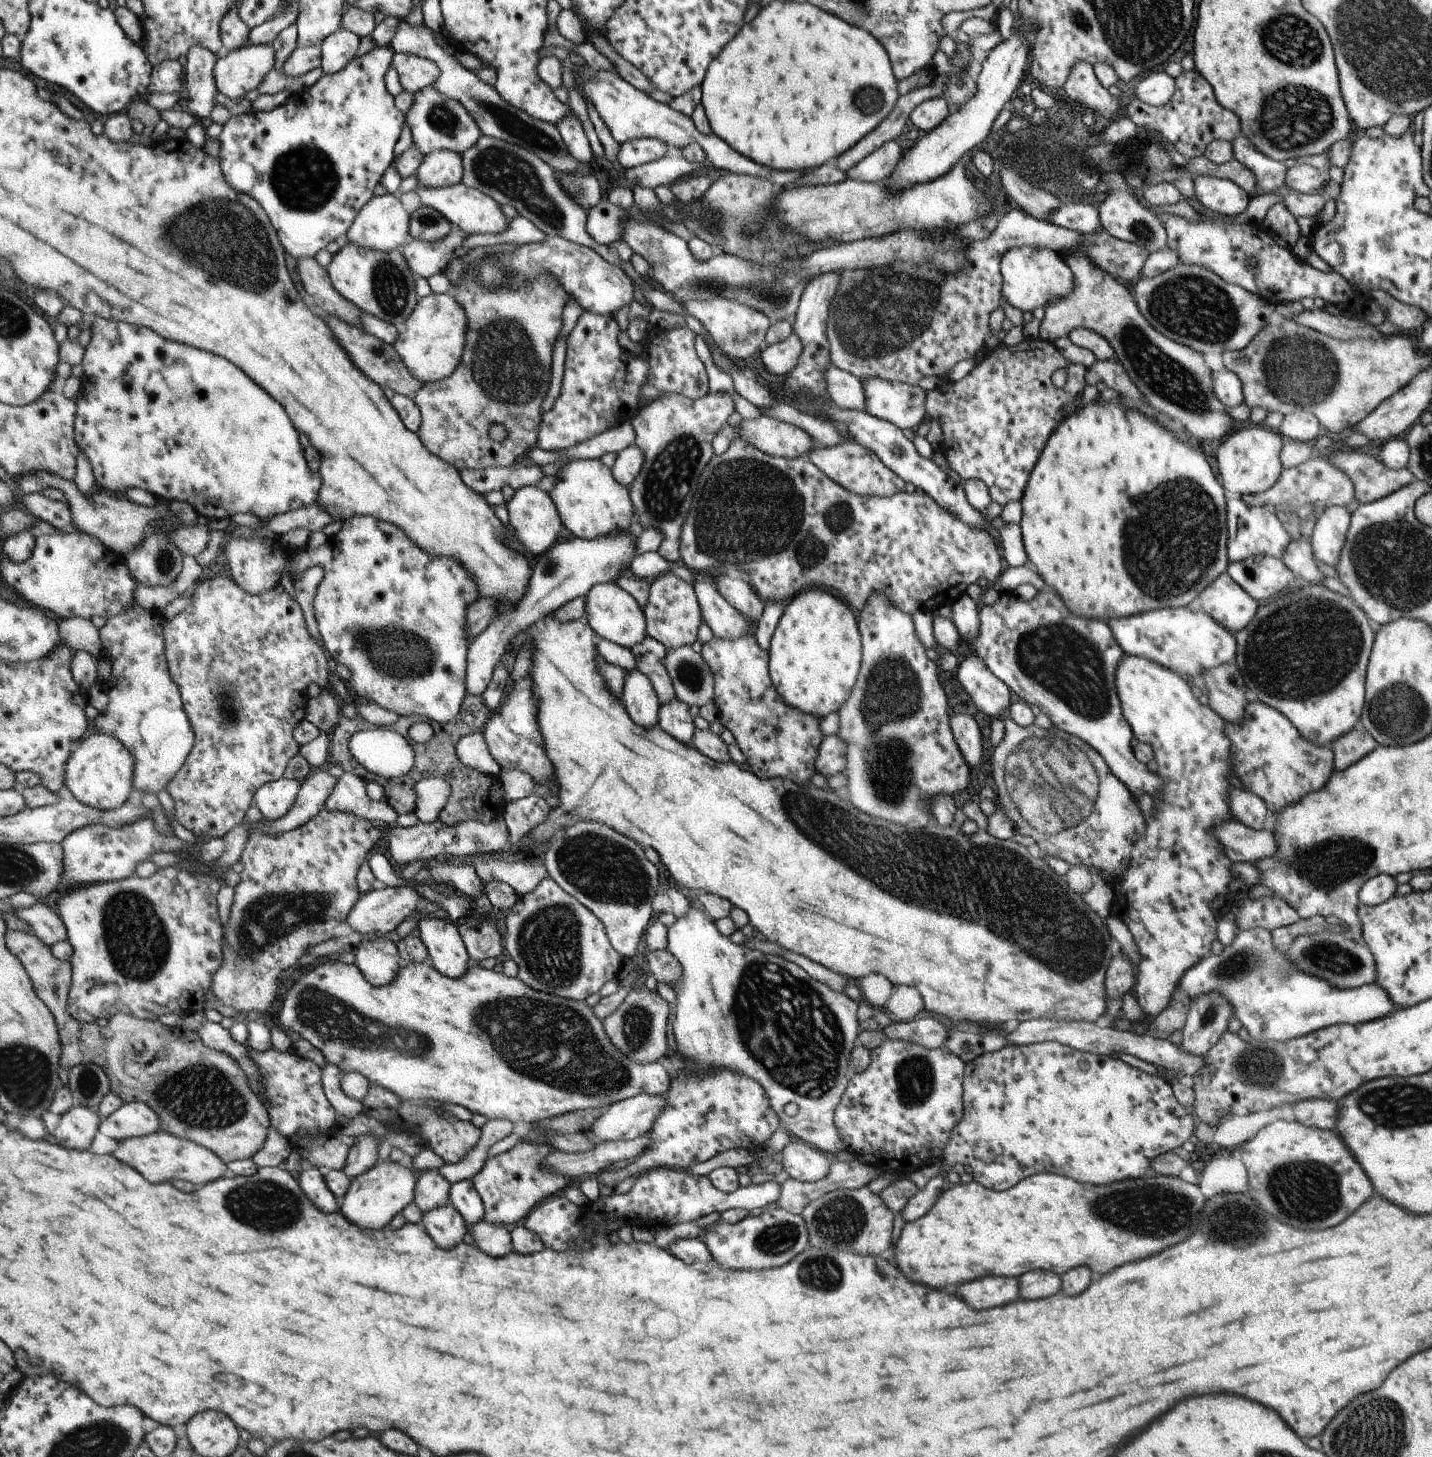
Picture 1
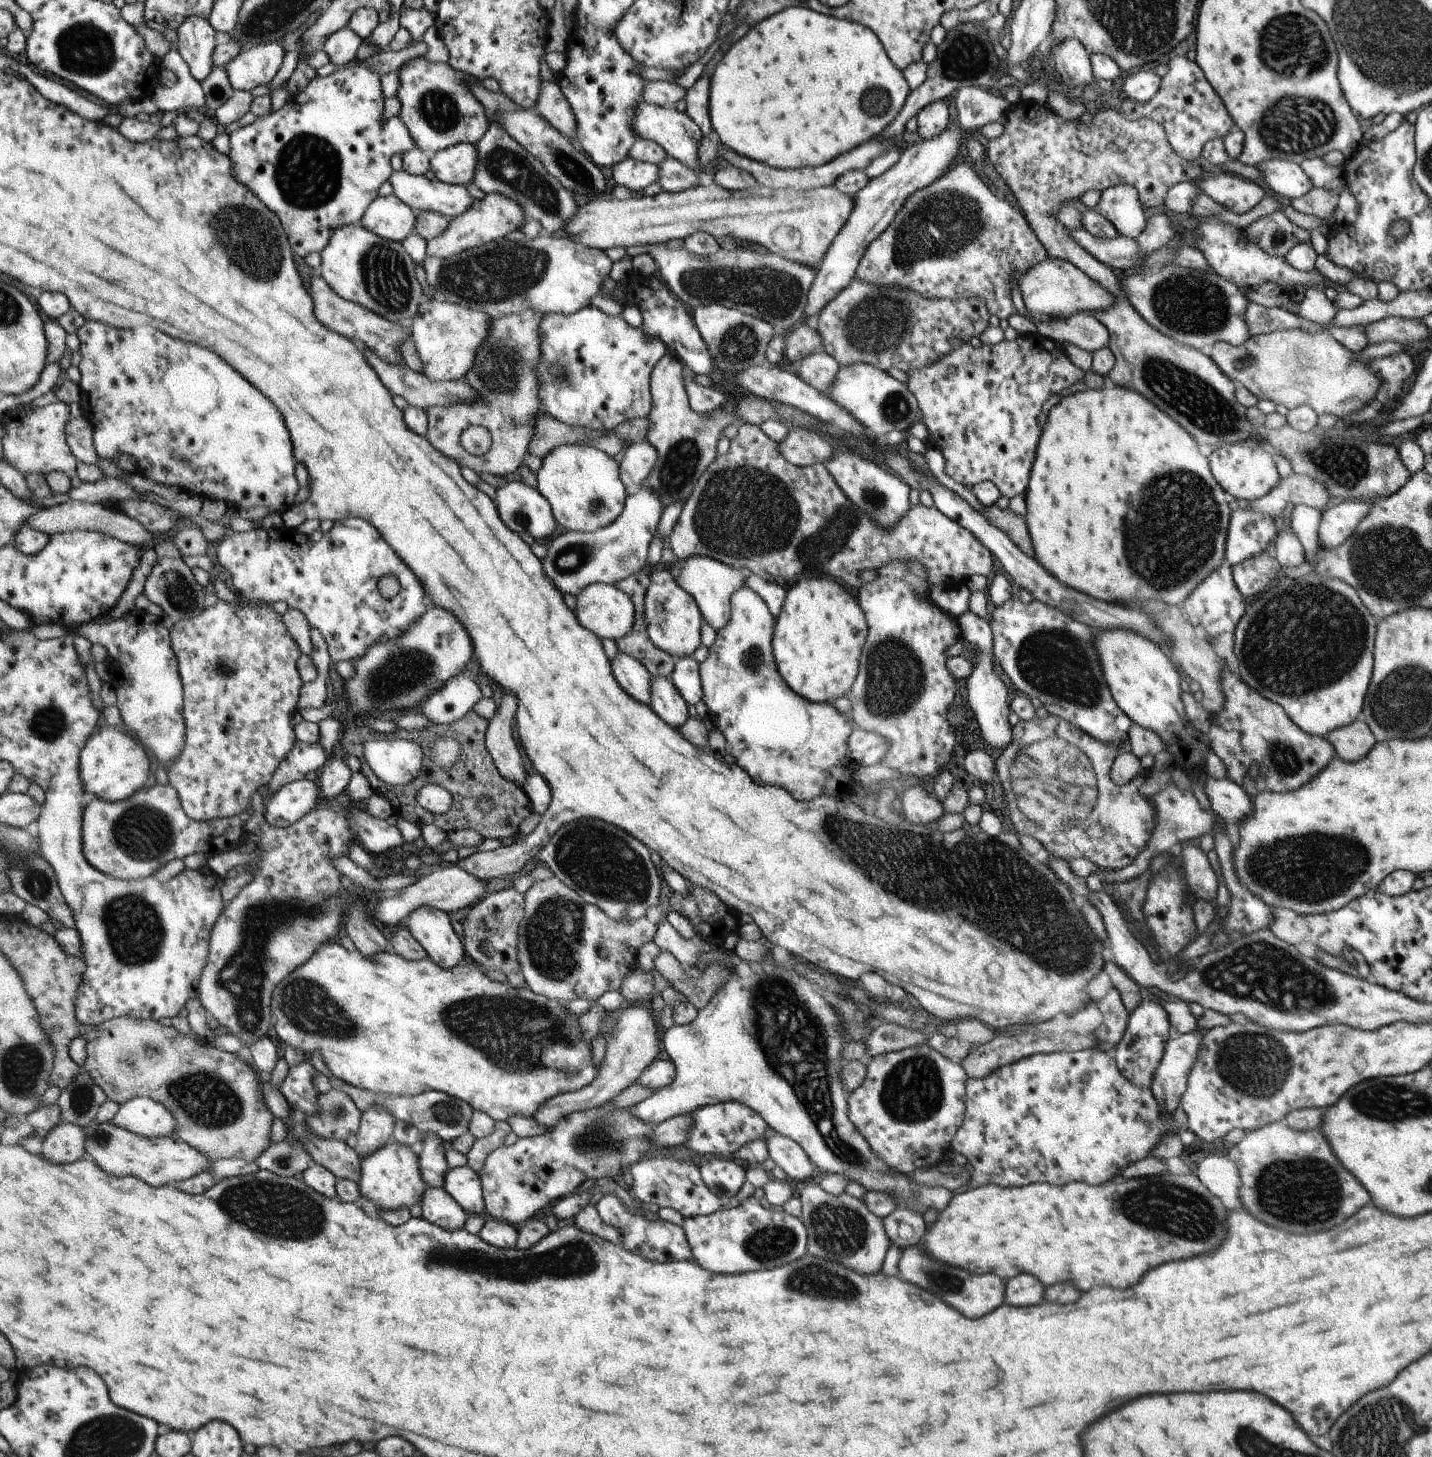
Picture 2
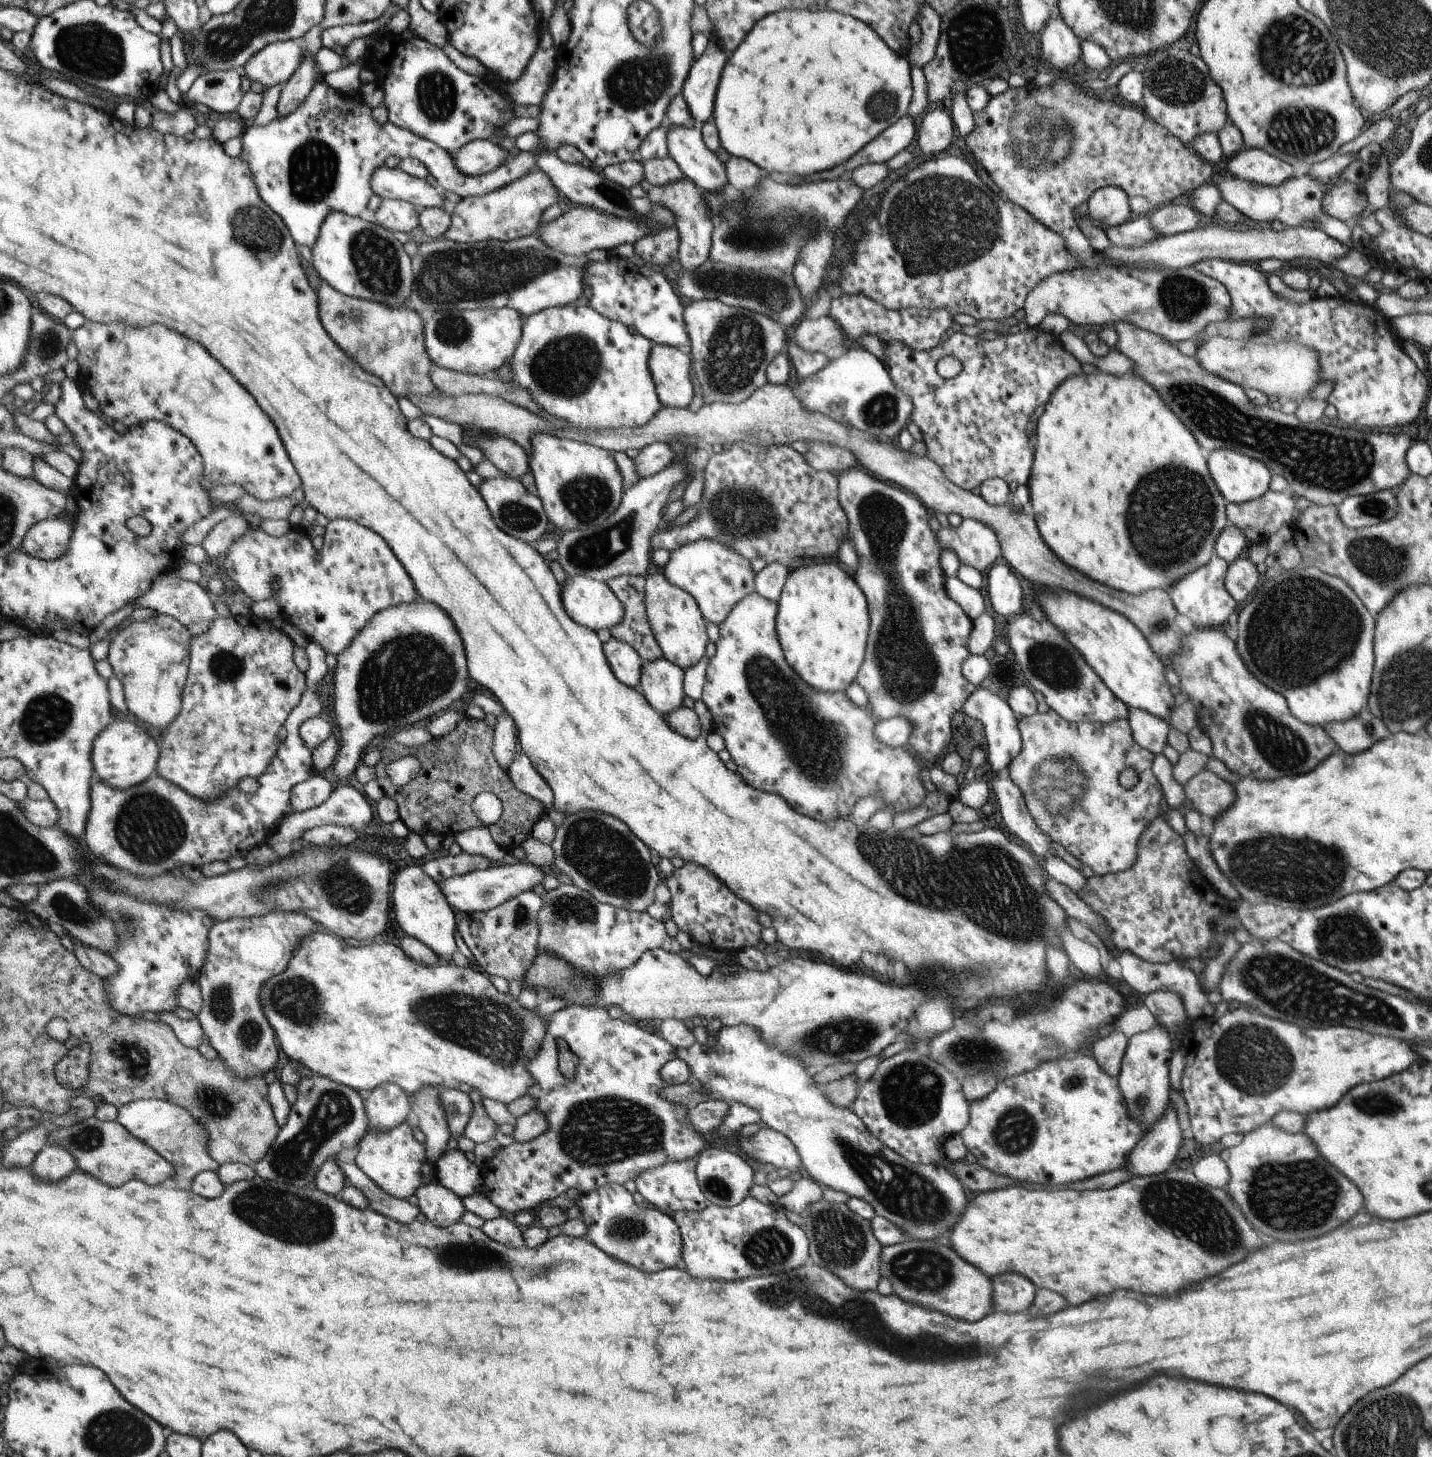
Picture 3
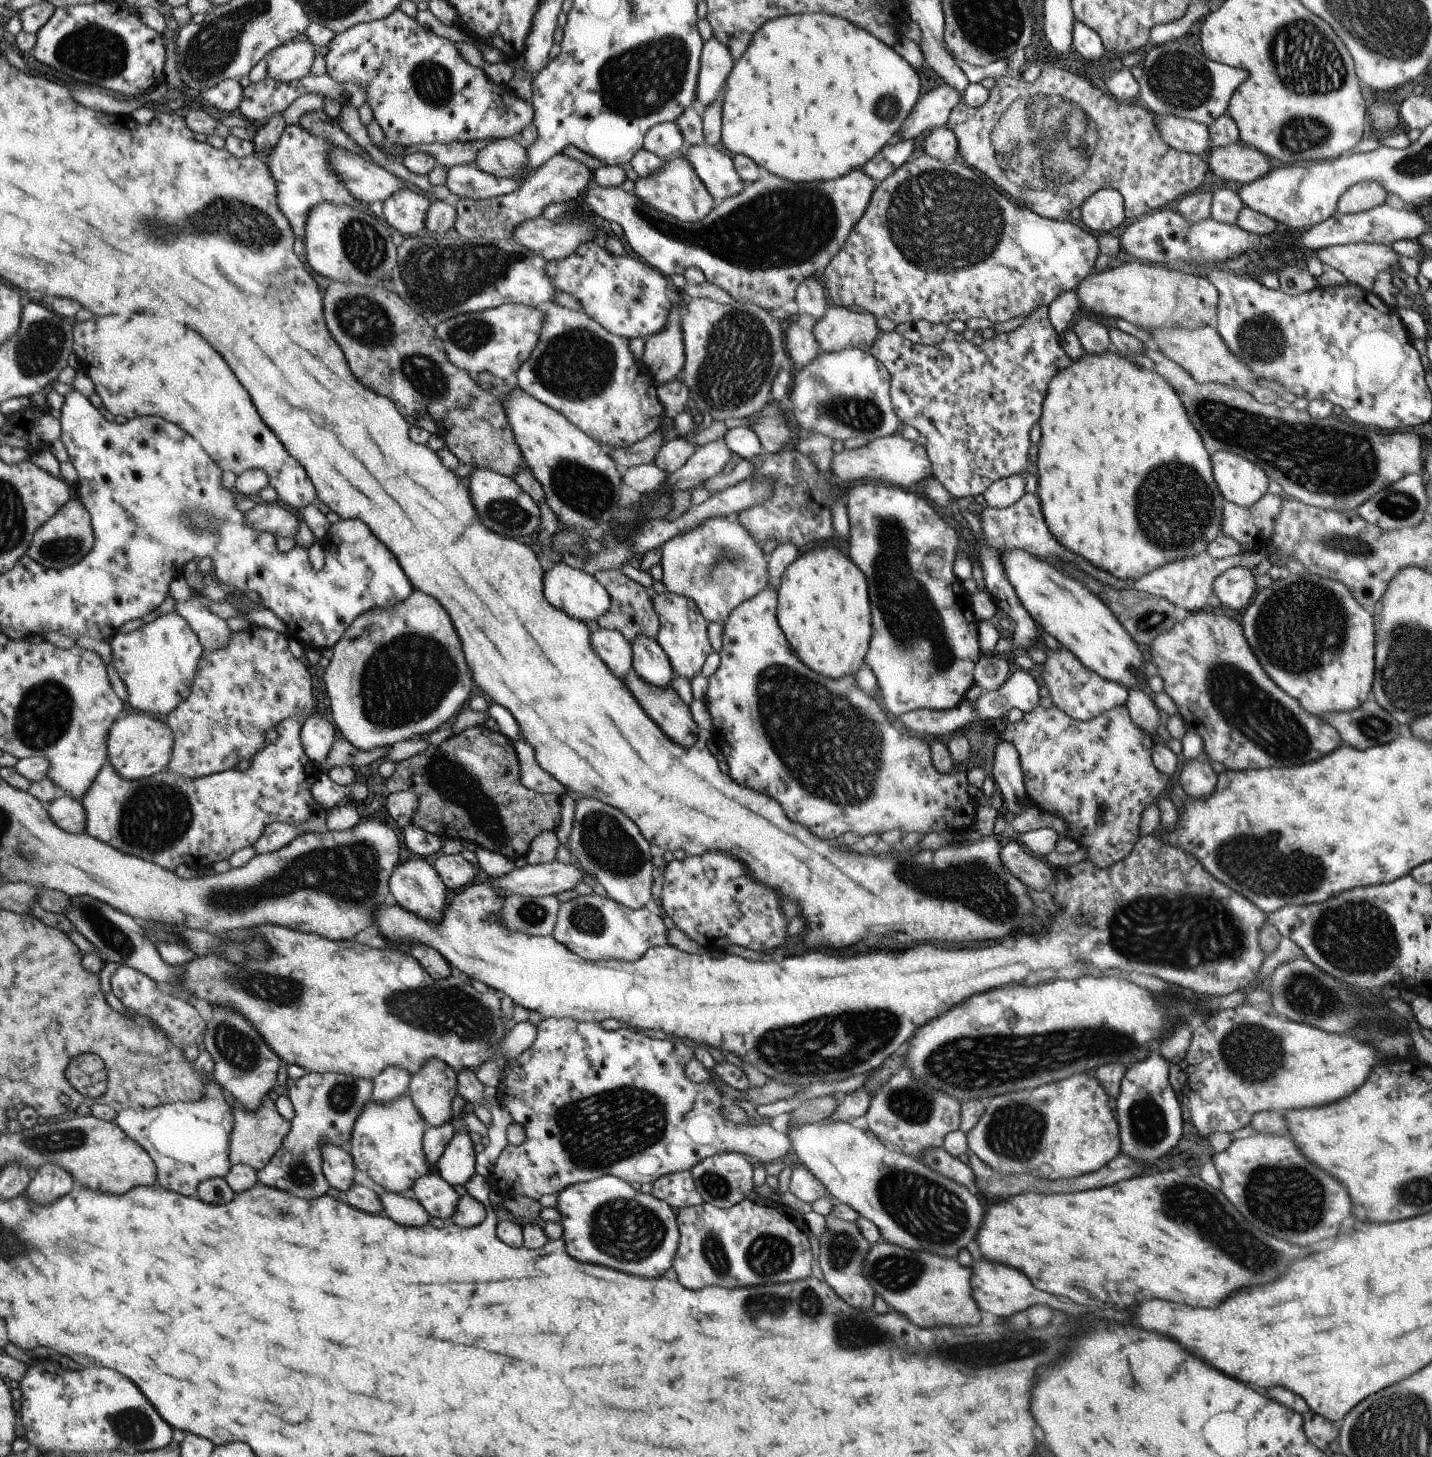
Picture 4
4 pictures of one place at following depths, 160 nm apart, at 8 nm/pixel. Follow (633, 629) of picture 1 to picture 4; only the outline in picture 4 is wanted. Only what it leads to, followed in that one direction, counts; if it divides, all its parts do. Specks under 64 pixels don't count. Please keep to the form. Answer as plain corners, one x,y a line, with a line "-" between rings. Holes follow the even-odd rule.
564,561
549,566
545,574
546,598
554,608
562,608
568,616
581,620
583,623
598,620
611,607
611,596
597,577
578,568
573,568

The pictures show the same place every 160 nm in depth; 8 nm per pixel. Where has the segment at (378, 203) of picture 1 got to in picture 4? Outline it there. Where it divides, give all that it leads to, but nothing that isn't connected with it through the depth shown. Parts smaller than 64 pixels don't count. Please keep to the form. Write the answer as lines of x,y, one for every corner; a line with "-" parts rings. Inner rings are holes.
406,189
383,202
382,218
403,235
416,234
424,229
424,218
430,207
426,196

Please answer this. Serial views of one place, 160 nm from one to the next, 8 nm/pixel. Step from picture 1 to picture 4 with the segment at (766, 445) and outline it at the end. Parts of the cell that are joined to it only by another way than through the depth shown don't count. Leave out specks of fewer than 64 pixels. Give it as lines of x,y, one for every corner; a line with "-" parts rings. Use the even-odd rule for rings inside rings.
896,432
893,435
882,437
870,441
857,449
840,449
834,451
831,460
831,472
838,476
838,480
842,482
858,482
858,480
870,480
870,482
891,484
892,487
910,488
918,482
926,481
933,476
933,463
929,459
928,449
925,445
918,444
916,441
908,440
900,433

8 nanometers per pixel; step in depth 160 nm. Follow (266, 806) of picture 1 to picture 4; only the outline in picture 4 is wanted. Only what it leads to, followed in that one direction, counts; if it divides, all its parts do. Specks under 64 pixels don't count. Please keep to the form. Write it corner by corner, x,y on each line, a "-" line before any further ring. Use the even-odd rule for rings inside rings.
322,772
313,784
312,793
314,800
326,811
334,806
364,800
369,795
368,786
361,781
351,782
349,785
339,785
334,782
326,772

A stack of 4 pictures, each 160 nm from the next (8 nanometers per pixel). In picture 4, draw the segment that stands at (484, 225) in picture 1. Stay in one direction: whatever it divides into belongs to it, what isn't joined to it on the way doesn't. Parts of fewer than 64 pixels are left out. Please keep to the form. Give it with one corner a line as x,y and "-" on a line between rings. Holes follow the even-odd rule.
338,147
337,150
333,152
332,164
333,170
341,174
353,196
366,207
376,201
384,202
386,199
389,199
390,196
408,189
404,187
404,184
402,184
403,180
399,177
396,177
391,172
373,163
372,160
368,158
365,159
357,152
345,149
344,147

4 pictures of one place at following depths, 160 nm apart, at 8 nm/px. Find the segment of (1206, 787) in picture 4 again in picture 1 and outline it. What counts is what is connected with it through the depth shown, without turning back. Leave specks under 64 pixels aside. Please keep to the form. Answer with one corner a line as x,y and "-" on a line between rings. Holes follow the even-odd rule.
1230,786
1227,803
1234,819
1257,831
1264,828
1268,809
1261,798
1244,788

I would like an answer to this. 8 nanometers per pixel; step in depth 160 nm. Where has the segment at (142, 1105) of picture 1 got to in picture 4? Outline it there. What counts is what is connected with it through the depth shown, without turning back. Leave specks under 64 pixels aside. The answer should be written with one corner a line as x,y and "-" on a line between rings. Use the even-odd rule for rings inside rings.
215,1079
209,1082
204,1095
197,1101
175,1101
144,1109
125,1108
117,1113
115,1123
124,1130
126,1136
134,1139
149,1153
157,1168
156,1186
163,1189
182,1192
184,1196
196,1196
201,1182
218,1177
224,1179
232,1168
229,1146
234,1126
233,1109
229,1098

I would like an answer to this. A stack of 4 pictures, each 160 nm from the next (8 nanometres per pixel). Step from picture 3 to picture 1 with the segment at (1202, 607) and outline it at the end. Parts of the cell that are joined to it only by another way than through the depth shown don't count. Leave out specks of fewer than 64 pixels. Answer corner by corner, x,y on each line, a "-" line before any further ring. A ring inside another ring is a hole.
1223,572
1190,602
1191,611
1202,611
1235,634
1244,628
1258,610
1254,600
1232,577

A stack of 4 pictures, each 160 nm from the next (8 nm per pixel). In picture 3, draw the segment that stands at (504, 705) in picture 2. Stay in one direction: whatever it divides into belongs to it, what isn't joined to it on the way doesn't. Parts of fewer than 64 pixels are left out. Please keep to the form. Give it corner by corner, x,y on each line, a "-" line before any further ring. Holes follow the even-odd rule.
504,712
497,718
496,726
493,728
493,752
506,770
517,755
516,744
518,737
515,722

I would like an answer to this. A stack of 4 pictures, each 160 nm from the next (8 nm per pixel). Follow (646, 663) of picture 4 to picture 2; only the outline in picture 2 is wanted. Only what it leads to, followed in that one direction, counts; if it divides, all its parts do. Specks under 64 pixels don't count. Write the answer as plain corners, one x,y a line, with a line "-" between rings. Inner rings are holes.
662,675
652,677
650,706
658,716
662,717
670,726
678,729
687,722
688,706
685,697
678,692
677,685
671,678

